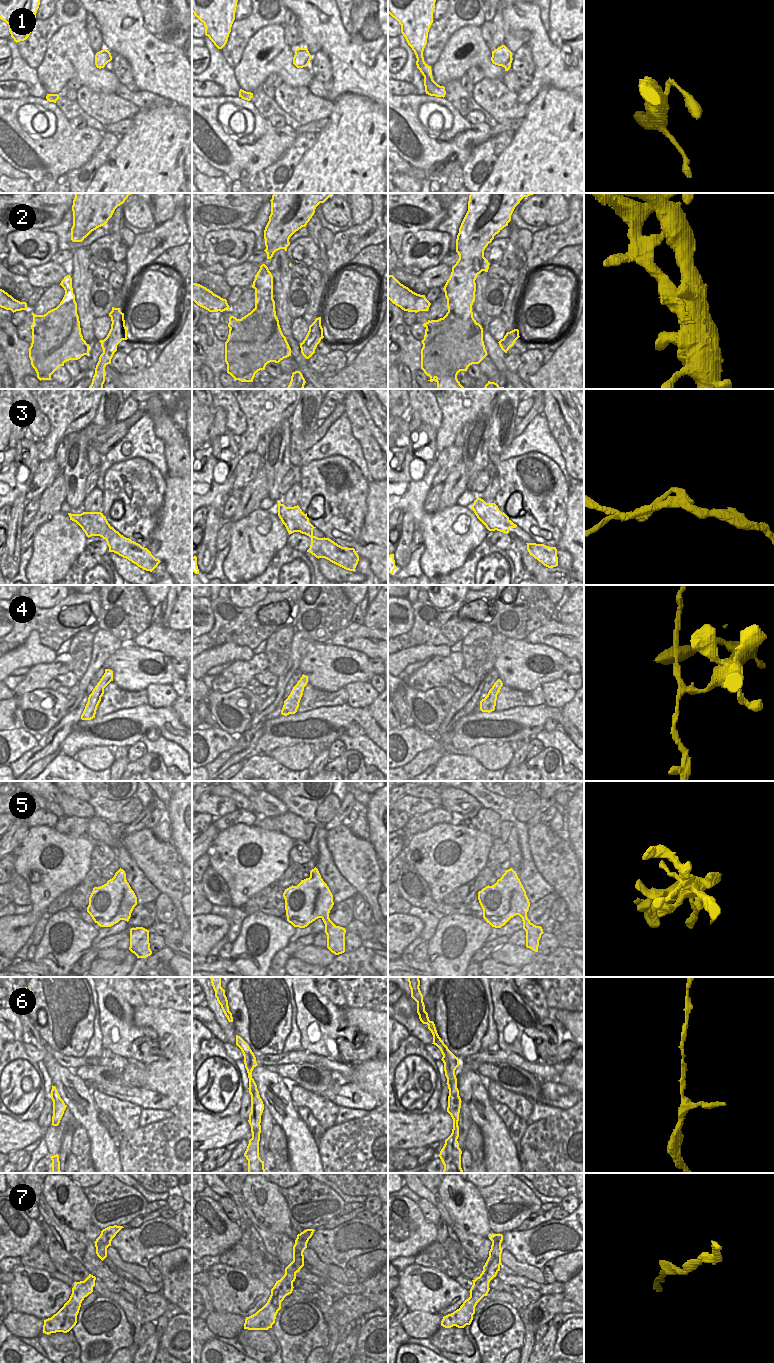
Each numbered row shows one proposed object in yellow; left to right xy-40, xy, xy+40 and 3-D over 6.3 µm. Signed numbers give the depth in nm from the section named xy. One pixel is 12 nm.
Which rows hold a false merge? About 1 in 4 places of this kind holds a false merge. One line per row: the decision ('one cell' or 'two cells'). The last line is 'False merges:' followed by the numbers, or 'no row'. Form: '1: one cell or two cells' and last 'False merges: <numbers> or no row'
1: one cell
2: two cells
3: two cells
4: two cells
5: one cell
6: one cell
7: one cell
False merges: 2, 3, 4

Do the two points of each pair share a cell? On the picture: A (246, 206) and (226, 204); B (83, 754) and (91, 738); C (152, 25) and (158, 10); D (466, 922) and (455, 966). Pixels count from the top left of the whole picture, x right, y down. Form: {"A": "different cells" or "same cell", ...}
{"A": "same cell", "B": "different cells", "C": "same cell", "D": "same cell"}

